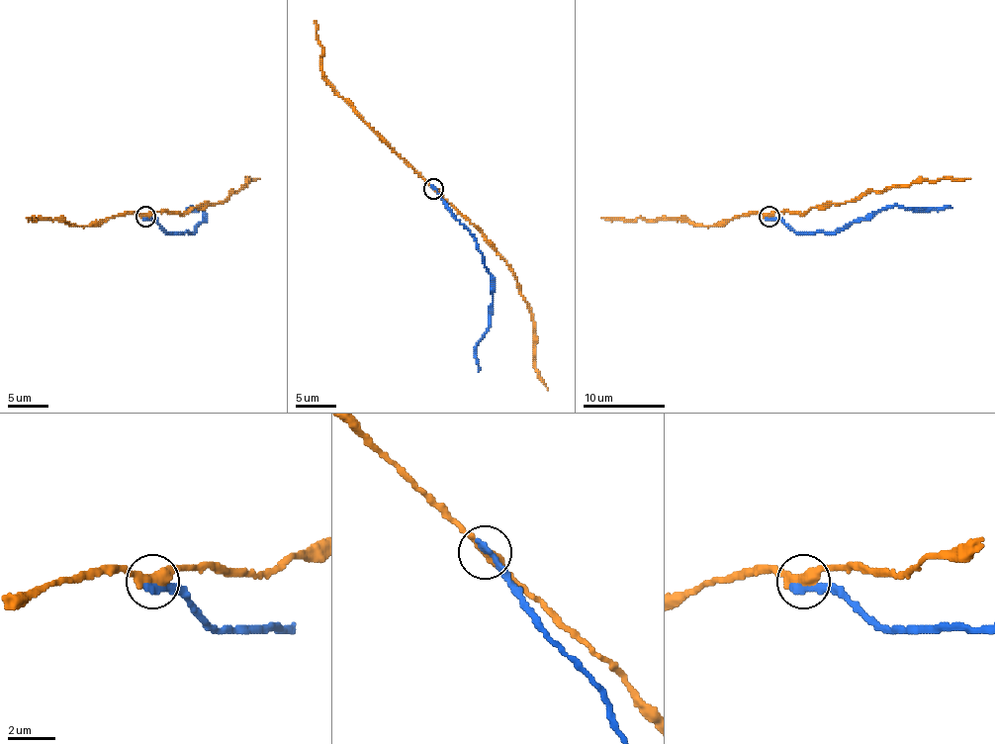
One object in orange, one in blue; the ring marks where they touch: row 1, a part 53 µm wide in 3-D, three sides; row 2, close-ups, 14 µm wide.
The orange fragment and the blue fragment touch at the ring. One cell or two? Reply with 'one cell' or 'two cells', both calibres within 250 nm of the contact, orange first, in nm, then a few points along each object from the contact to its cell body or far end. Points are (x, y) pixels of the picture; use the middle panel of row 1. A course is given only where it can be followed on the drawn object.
two cells; 360 nm thick on the orange side, 340 nm on the other; orange runs (433, 189), (480, 232), (512, 273), (533, 323), (535, 371), (548, 390); blue runs (433, 189), (470, 232), (491, 273), (489, 330), (476, 346), (478, 371)

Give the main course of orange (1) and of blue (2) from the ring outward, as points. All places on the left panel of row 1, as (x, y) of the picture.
1: (145, 216), (153, 212), (186, 214), (192, 208), (225, 199), (245, 185), (247, 179), (260, 179)
2: (145, 218), (151, 218), (165, 232), (194, 230), (203, 222), (203, 206), (190, 208)

